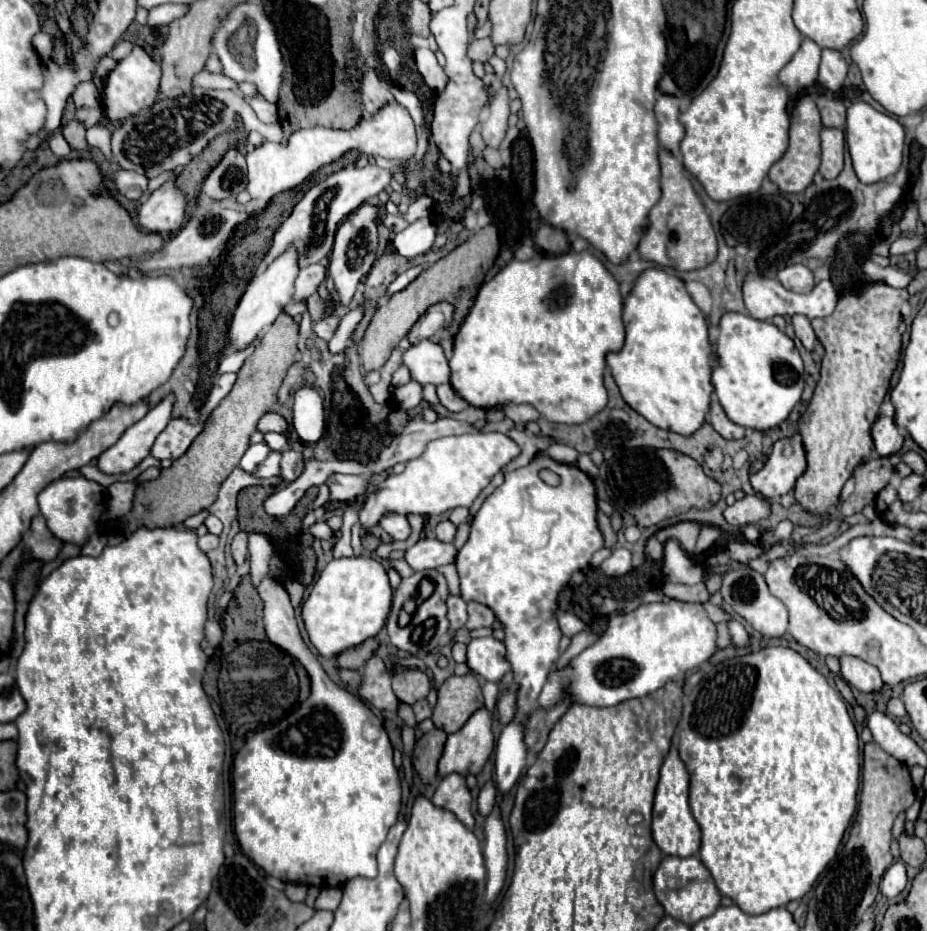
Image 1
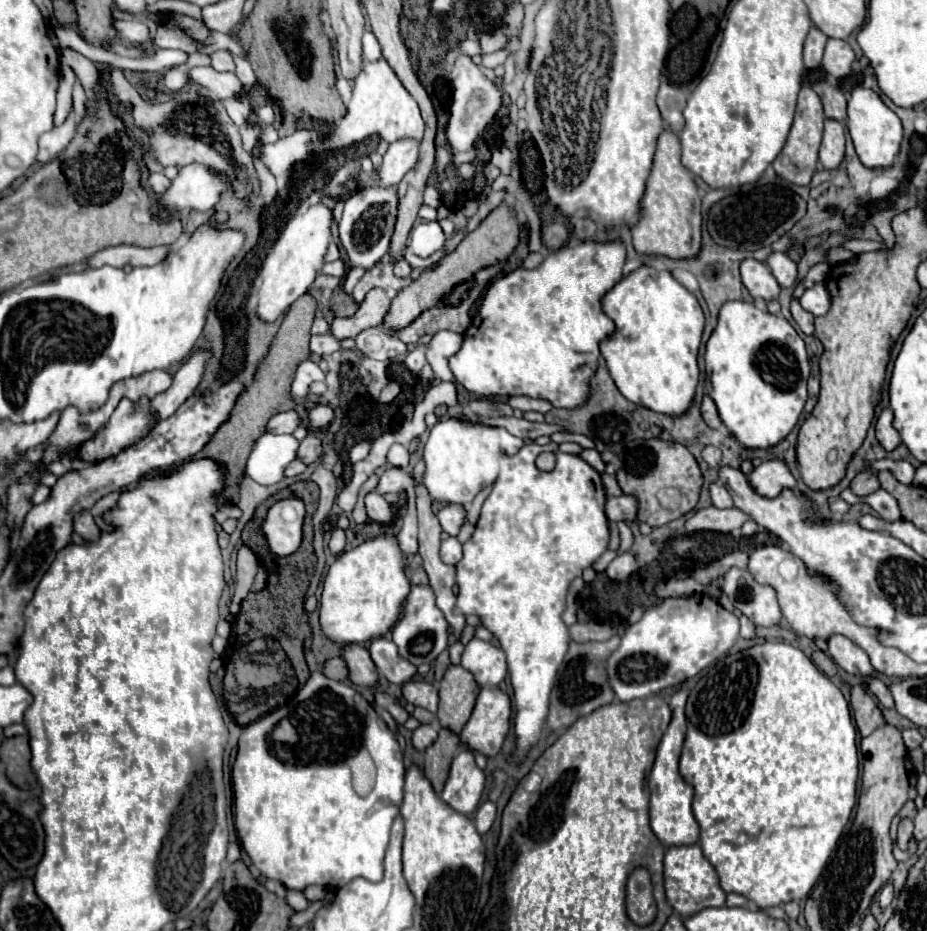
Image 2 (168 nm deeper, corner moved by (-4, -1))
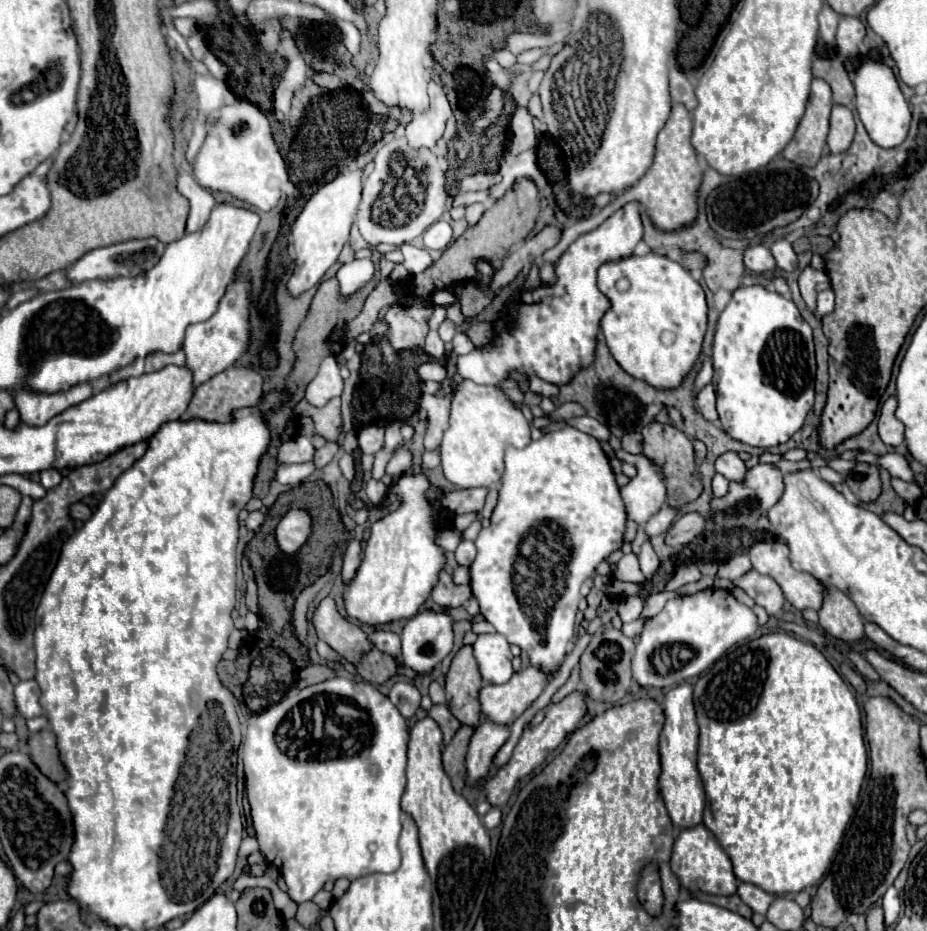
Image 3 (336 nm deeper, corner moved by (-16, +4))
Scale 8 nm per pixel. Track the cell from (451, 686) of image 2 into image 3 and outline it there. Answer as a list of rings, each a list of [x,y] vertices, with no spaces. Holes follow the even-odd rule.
[[[464,645],[452,659],[450,671],[446,673],[446,699],[452,715],[462,723],[476,727],[480,721],[478,693],[482,677],[472,655],[472,647]]]

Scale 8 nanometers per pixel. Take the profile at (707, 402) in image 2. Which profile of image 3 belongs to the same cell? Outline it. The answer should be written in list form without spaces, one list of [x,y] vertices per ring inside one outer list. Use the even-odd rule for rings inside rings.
[[[708,383],[704,389],[698,391],[696,405],[698,405],[698,409],[700,409],[700,413],[702,413],[704,419],[714,421],[714,423],[718,421],[718,413],[716,413],[716,393],[714,393],[712,383]]]

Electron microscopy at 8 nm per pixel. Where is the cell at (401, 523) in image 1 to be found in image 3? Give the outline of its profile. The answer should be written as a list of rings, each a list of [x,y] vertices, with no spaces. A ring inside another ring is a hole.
[[[370,479],[366,483],[366,495],[368,495],[372,505],[380,505],[384,495],[386,495],[386,491],[388,491],[388,487],[382,481],[378,481],[378,479]]]

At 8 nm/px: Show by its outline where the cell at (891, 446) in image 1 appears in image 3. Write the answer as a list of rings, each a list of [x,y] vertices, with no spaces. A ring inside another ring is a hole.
[[[888,397],[880,409],[878,435],[890,447],[904,443],[904,425],[894,417],[894,411],[896,411],[896,397]]]

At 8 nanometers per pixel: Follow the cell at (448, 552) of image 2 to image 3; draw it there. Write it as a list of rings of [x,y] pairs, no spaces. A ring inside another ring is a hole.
[[[462,539],[460,545],[458,545],[458,549],[456,549],[456,561],[460,565],[464,565],[464,567],[470,567],[472,561],[474,561],[474,557],[476,557],[476,545],[474,545],[474,541]]]

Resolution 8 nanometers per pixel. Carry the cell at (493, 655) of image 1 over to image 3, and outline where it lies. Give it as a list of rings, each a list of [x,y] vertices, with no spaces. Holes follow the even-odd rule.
[[[500,633],[478,635],[472,647],[480,667],[480,675],[486,683],[506,683],[512,677],[514,669],[510,645],[504,637],[500,637]]]

